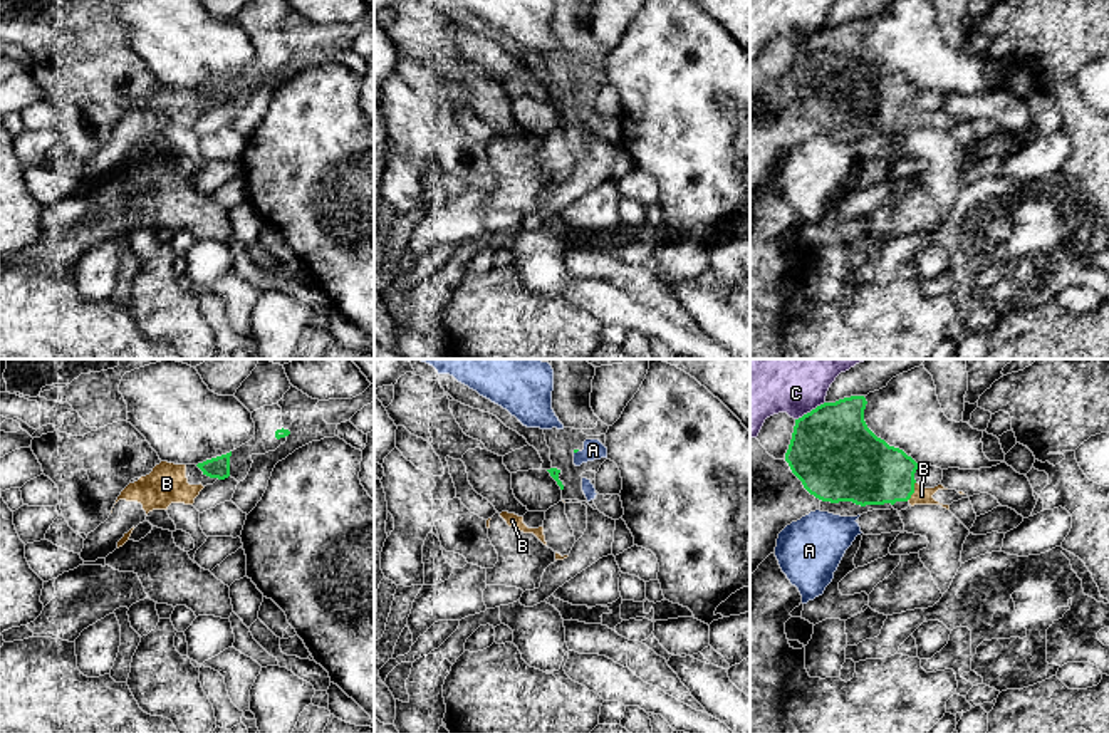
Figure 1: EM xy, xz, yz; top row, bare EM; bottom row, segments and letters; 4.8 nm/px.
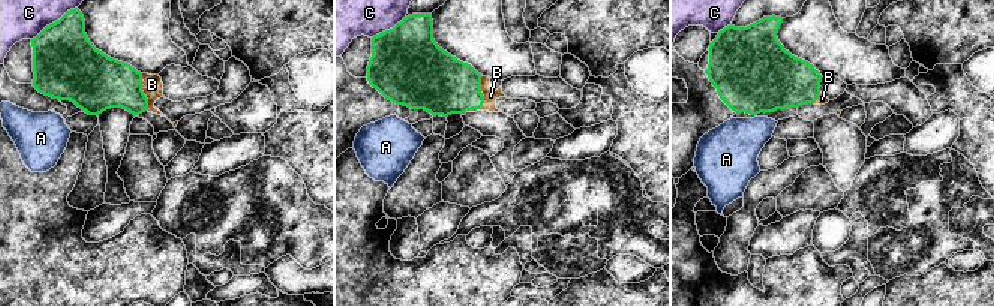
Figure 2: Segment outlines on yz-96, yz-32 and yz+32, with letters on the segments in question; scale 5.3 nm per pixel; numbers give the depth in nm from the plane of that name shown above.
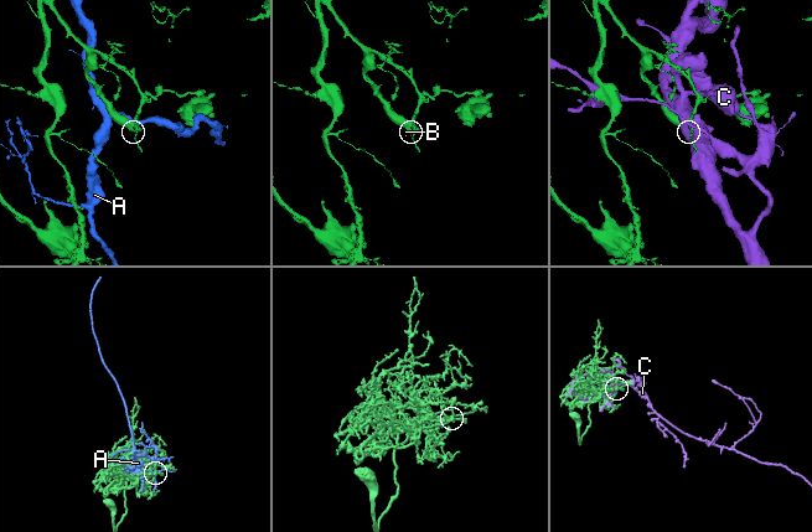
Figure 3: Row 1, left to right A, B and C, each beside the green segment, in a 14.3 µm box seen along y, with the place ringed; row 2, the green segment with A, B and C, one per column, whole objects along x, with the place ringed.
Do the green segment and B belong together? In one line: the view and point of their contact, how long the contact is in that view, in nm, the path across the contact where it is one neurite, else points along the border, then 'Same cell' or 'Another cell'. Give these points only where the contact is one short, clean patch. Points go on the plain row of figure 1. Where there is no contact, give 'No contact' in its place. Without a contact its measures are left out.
Touches green at yz (913, 116). Shared border 100 nm. Path across: yz (866, 94), (885, 98), (913, 116), (921, 119). Same cell

